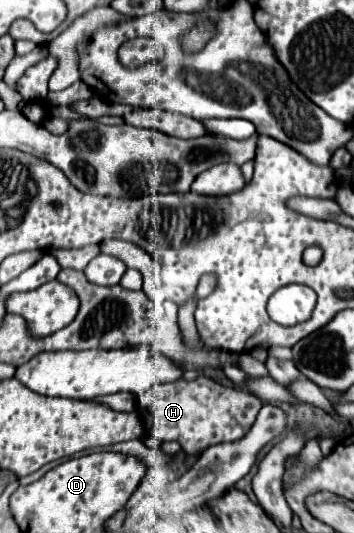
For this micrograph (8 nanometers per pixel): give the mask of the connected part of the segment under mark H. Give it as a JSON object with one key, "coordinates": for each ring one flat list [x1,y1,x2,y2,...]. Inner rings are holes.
{"coordinates":[[206,376,196,380,180,378,170,384,154,384,138,402,140,414,146,412,146,426,150,436,156,440,178,442,188,456,200,454,212,444,244,438,262,406,264,404,256,396,236,388,224,388]]}

